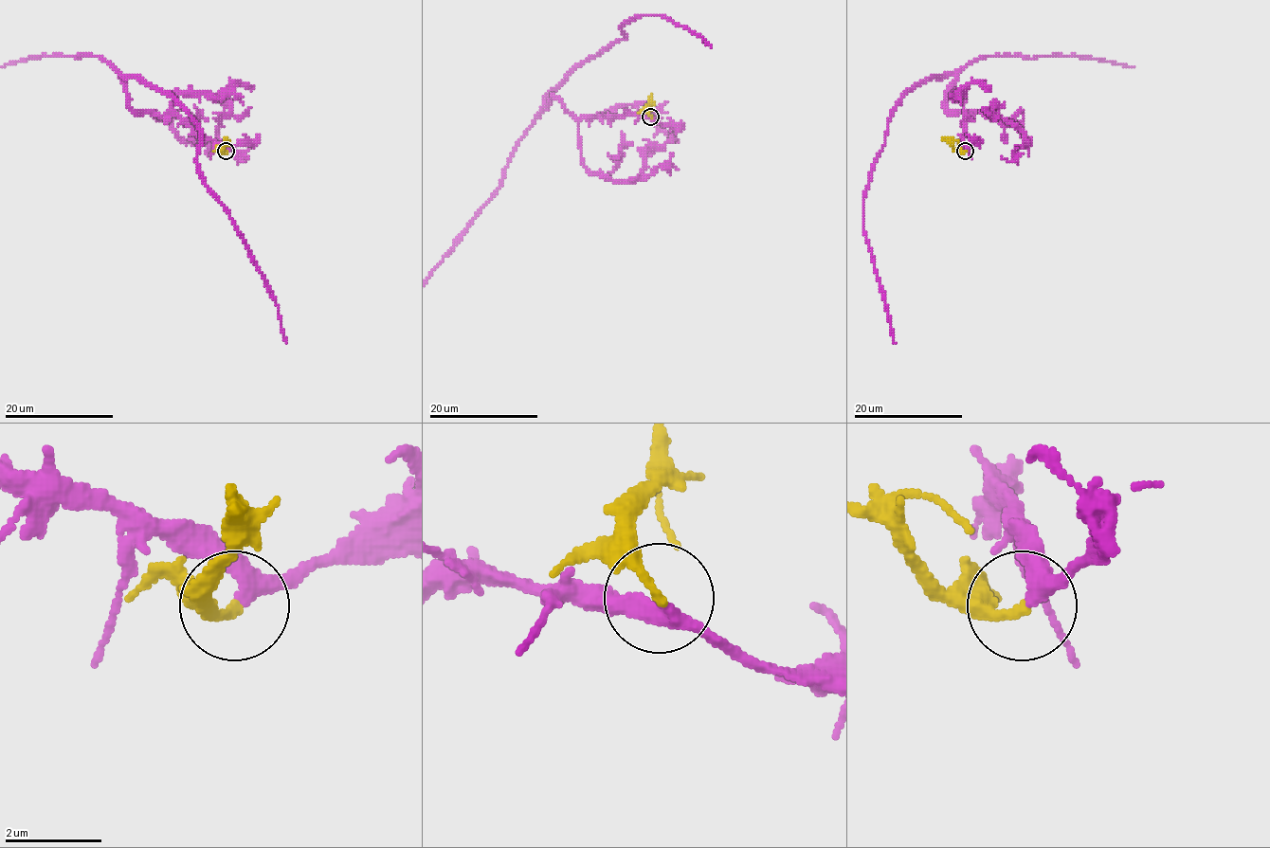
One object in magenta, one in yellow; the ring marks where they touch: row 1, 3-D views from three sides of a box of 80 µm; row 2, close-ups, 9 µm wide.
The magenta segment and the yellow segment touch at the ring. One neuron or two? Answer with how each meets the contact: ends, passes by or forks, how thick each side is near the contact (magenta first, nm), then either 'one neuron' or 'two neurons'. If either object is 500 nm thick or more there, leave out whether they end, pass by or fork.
magenta passes by; yellow ends there; 300 nm thick on the magenta side, 190 nm on the other; one neuron

